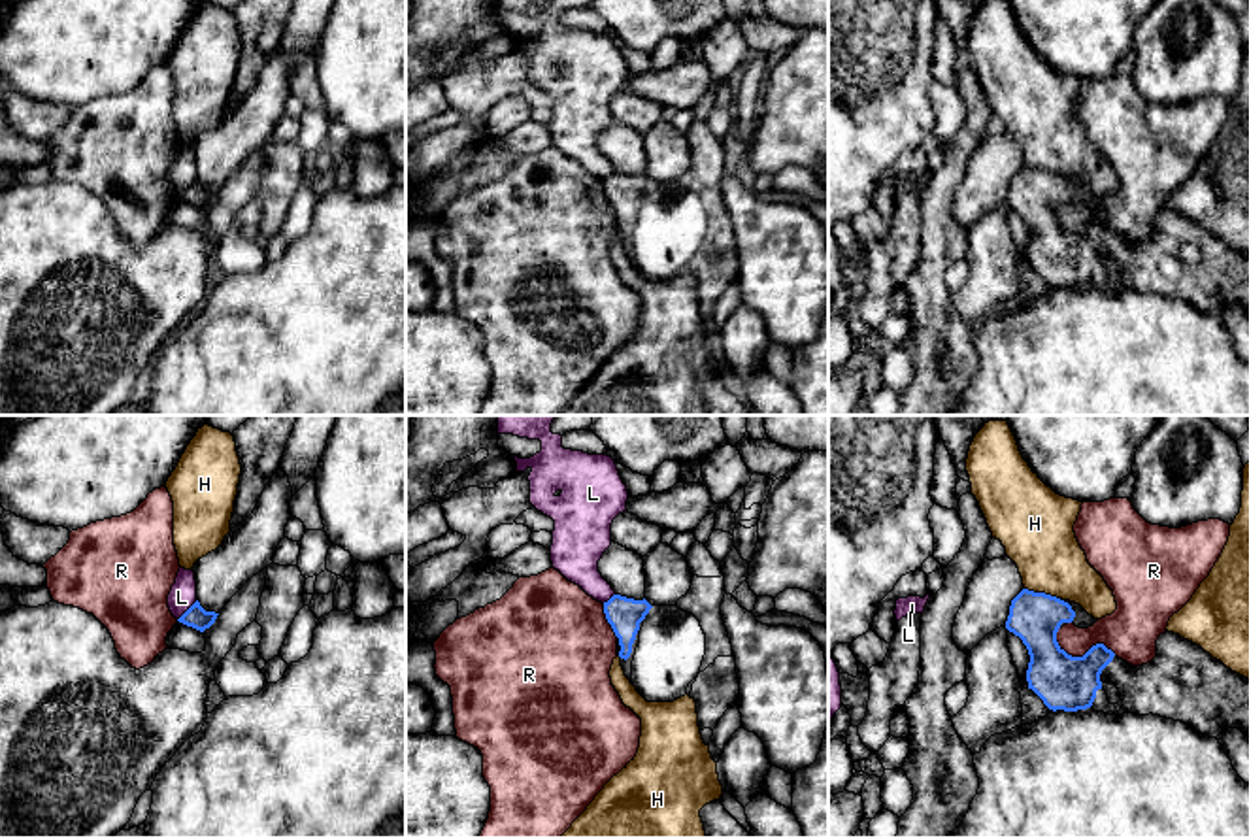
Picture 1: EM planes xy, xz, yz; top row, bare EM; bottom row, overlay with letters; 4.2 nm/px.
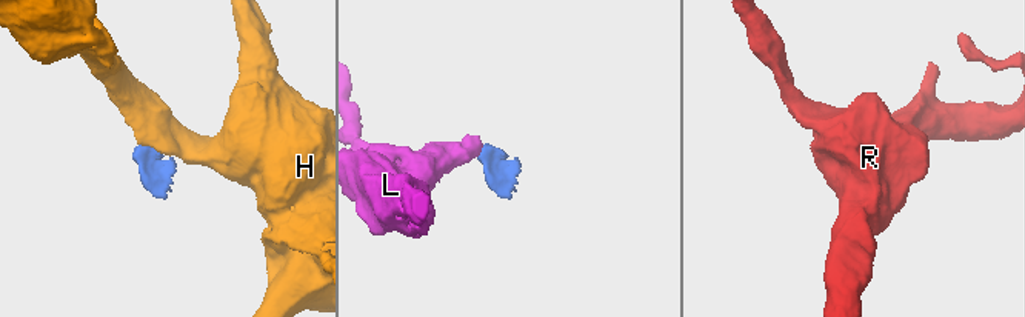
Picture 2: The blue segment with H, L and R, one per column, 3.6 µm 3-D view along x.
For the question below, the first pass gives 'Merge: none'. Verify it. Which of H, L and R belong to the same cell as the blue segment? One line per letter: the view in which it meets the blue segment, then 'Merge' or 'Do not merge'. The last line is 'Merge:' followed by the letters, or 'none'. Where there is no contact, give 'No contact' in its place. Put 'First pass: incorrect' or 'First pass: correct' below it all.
H: Touches blue in yz. Do not merge
L: Touches blue in xy. Do not merge
R: Touches blue in yz. Do not merge
Merge: none
First pass: correct

